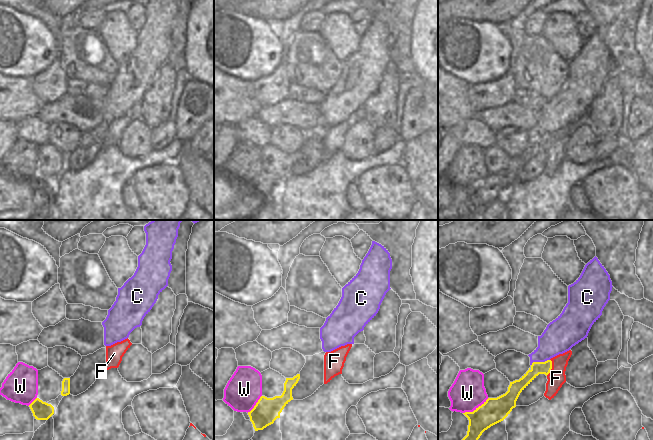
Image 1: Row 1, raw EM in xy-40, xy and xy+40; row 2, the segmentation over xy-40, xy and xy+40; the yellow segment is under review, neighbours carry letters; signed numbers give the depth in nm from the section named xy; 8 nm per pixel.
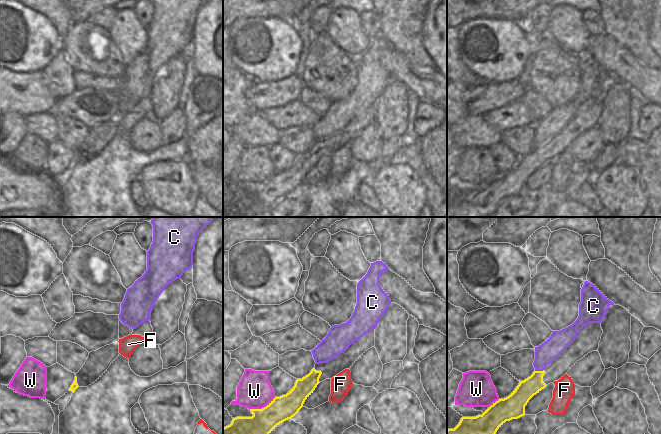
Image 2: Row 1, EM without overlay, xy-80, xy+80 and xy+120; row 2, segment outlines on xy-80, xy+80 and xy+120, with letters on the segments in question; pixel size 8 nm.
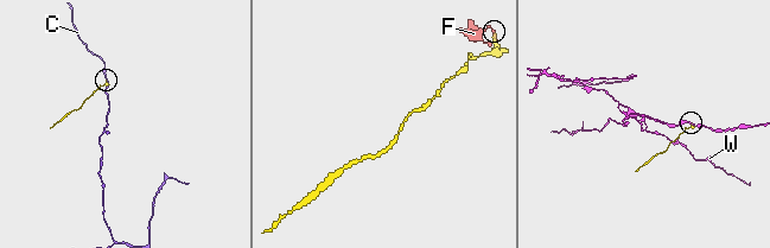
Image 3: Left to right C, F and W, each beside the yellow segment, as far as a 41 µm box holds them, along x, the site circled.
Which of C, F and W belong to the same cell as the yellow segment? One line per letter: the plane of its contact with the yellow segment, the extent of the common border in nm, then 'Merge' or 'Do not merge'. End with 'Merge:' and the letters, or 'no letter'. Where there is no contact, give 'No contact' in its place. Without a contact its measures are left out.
C: Touches yellow in xy+40. Shared border 160 nm. Do not merge
F: Touches yellow in xy+40. Shared border 140 nm. Do not merge
W: Touches yellow in xy+40. Shared border 240 nm. Do not merge
Merge: no letter.

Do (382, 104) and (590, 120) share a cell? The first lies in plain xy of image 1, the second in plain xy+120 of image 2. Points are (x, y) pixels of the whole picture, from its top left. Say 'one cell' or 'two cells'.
two cells

